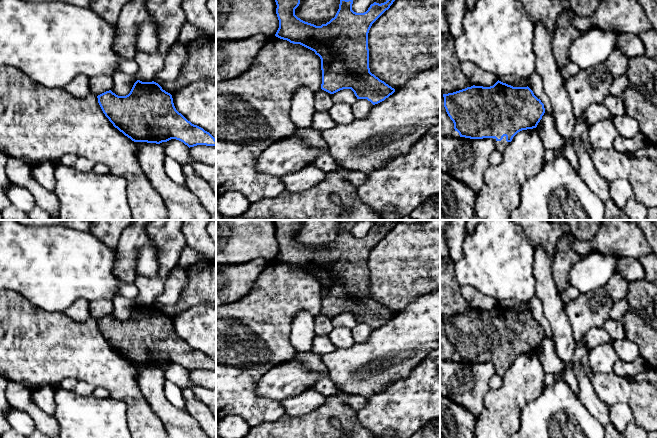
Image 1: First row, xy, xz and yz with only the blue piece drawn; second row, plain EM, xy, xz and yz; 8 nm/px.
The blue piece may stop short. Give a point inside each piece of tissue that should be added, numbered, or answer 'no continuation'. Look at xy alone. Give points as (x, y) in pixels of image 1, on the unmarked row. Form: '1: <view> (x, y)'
no continuation

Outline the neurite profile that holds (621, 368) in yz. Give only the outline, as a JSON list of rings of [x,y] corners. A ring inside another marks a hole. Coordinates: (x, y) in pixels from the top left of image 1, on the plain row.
[[[639,355],[633,362],[616,361],[612,372],[618,376],[630,376],[641,373],[646,368],[648,368],[648,366],[645,359]]]

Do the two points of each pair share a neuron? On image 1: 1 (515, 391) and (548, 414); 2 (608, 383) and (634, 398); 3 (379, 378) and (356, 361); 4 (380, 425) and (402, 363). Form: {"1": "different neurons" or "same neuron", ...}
{"1": "different neurons", "2": "same neuron", "3": "same neuron", "4": "different neurons"}

